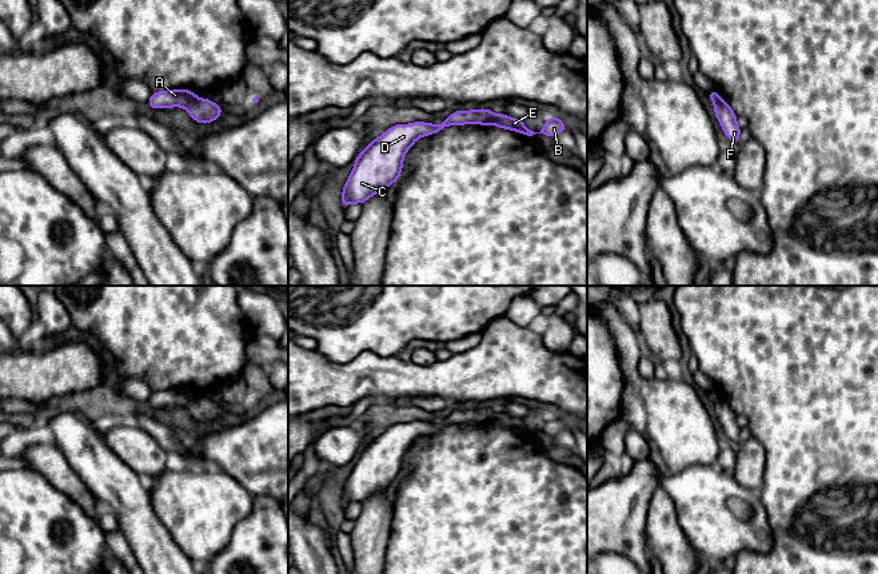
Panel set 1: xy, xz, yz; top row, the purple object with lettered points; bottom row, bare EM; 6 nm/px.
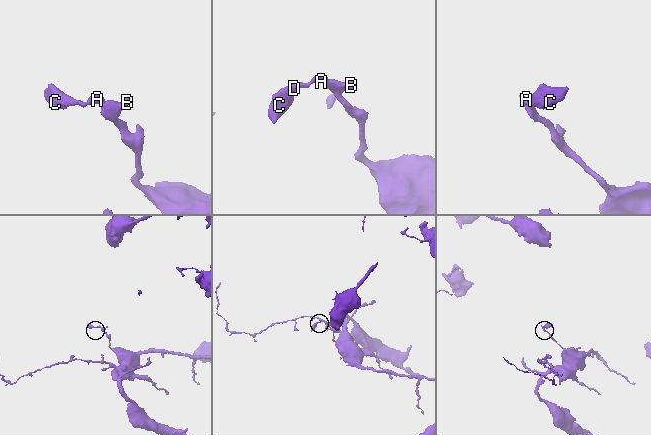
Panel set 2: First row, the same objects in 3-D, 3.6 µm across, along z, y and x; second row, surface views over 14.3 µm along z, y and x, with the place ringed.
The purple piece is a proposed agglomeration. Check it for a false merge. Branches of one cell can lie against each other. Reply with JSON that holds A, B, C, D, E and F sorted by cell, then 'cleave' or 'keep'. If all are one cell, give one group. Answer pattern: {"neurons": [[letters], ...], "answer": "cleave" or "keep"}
{"neurons": [["A", "C", "D"], ["B", "E", "F"]], "answer": "cleave"}

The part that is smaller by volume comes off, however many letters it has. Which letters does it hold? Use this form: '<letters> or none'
A, C, D

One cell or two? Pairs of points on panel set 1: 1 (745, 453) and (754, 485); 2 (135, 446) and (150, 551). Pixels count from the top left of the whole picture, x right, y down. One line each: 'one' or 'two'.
1: one
2: two

